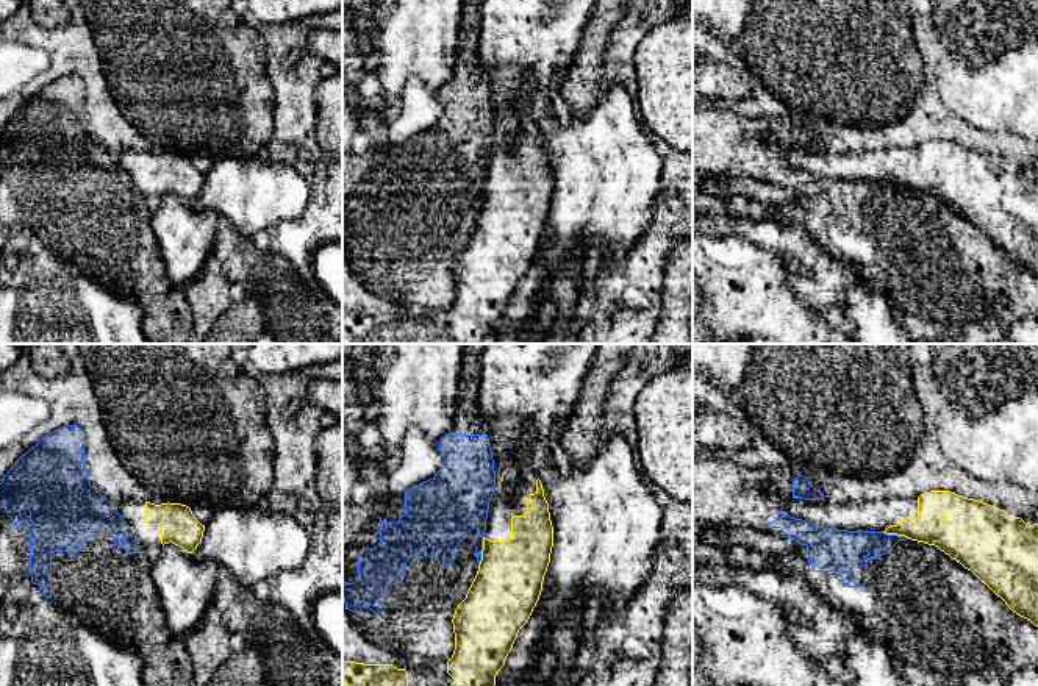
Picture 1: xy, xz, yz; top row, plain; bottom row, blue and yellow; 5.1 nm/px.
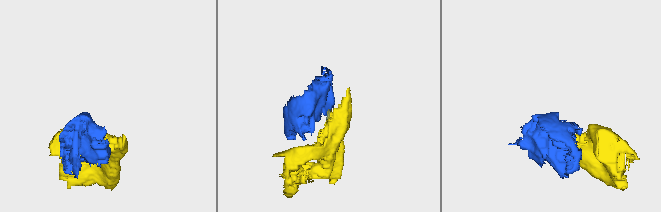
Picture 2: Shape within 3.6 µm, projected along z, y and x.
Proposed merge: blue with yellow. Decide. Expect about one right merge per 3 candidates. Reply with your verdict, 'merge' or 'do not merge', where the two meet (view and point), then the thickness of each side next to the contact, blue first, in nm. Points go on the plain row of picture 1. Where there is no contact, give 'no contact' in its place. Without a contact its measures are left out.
do not merge; contact xz (482, 199); calibres 320 and 340 nm

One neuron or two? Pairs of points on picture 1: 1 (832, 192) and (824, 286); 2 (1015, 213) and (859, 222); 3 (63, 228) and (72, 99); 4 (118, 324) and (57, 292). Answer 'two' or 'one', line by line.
1: two
2: two
3: one
4: one

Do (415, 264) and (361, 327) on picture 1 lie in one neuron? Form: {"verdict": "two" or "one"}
{"verdict": "two"}

